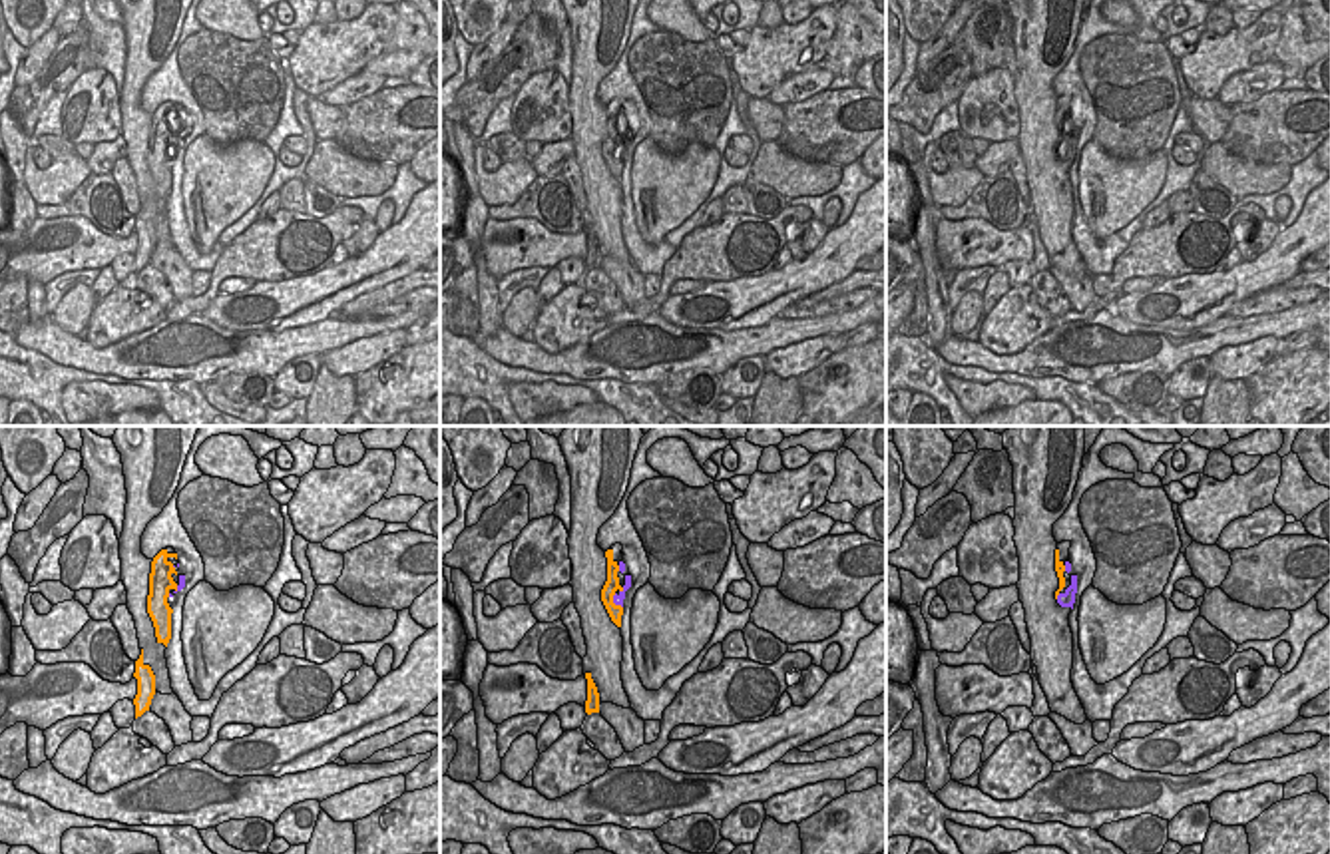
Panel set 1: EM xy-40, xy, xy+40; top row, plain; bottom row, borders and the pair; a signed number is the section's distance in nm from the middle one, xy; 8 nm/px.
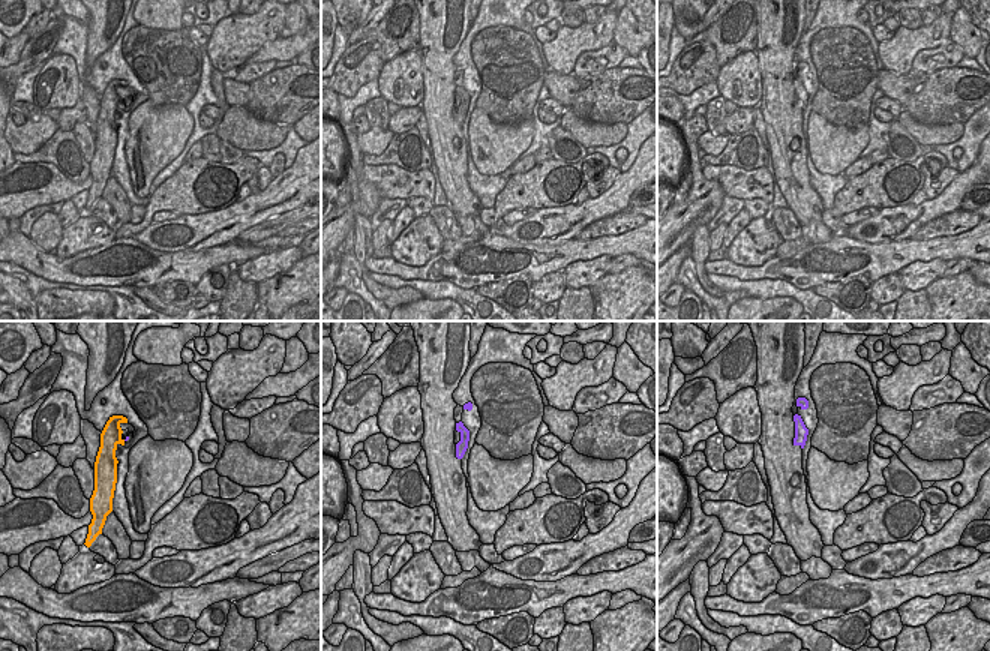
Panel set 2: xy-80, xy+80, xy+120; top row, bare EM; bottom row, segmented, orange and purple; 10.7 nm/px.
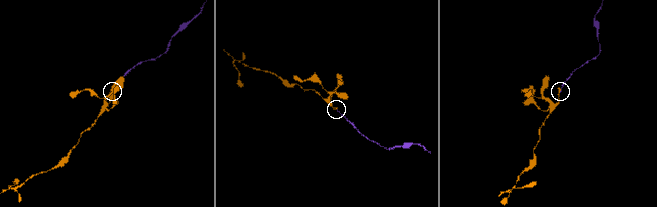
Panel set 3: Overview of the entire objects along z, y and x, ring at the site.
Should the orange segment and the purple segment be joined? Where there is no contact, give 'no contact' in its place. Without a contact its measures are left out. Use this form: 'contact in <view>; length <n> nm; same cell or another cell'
contact in xy+40; length 60 nm; same cell

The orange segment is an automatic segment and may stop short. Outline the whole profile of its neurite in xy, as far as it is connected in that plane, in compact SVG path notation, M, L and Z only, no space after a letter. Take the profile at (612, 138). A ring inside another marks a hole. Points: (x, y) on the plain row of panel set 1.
M613 104L605 106L607 111L607 135L601 143L601 155L611 171L611 175L621 181L621 169L623 169L623 153L625 153L625 145L631 141L631 129L625 129L625 139L619 139L619 131L617 127L625 125L625 117L623 115L615 115L613 113Z

